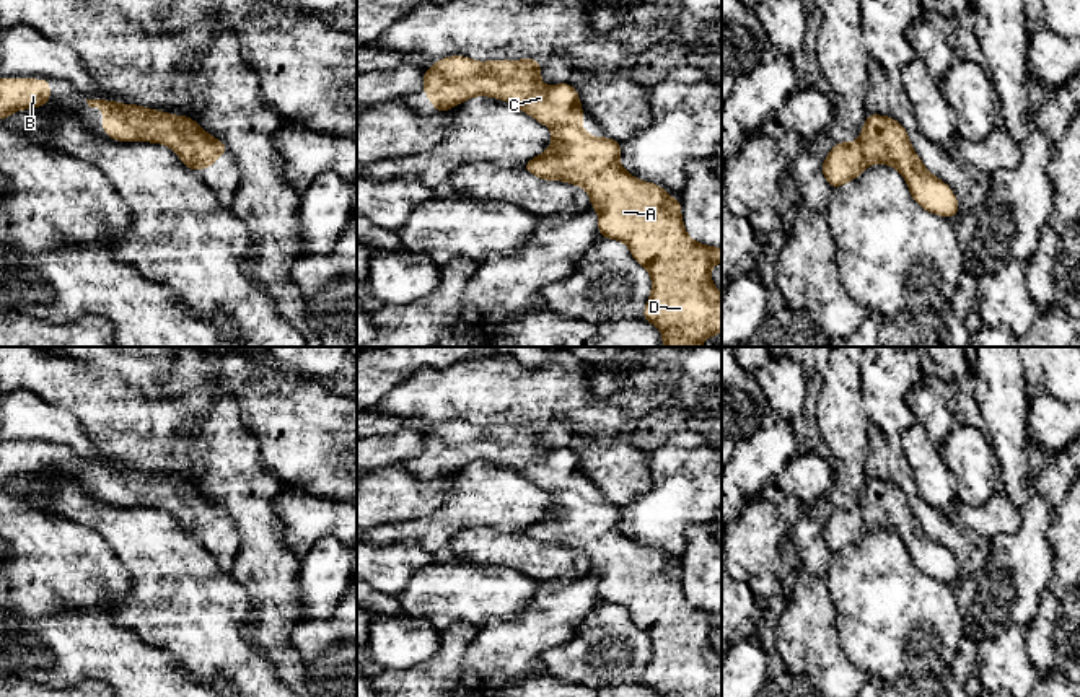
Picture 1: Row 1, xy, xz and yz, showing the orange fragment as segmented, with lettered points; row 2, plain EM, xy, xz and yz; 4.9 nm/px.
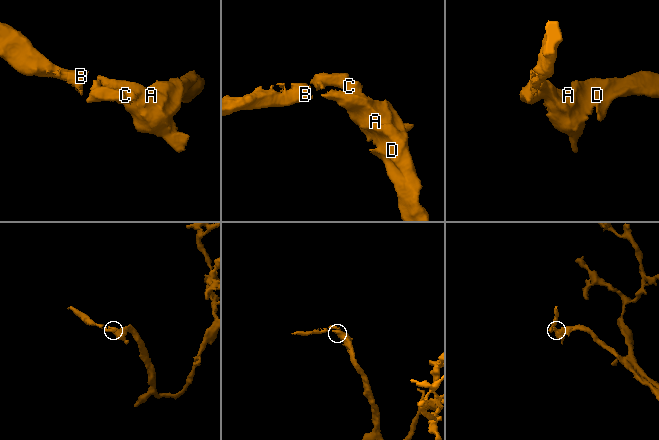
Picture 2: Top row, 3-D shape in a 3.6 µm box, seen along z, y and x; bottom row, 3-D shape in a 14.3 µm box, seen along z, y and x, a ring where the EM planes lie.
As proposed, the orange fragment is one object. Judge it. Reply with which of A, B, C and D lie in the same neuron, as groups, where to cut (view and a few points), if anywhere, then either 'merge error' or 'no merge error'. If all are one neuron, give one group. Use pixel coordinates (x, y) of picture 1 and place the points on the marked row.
A B C D | no cut | no merge error

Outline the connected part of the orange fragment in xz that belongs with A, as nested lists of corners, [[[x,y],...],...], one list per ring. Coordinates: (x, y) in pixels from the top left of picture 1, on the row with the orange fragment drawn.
[[[450,55],[424,72],[422,90],[433,101],[433,112],[453,109],[472,96],[490,96],[513,103],[539,124],[551,127],[551,145],[542,155],[526,161],[523,169],[544,181],[565,181],[588,192],[591,208],[599,215],[601,238],[626,243],[634,261],[652,275],[652,295],[643,308],[643,319],[660,329],[663,347],[700,347],[705,339],[722,332],[722,293],[710,277],[710,269],[722,262],[722,248],[689,238],[679,199],[671,199],[661,186],[627,173],[619,164],[619,142],[609,137],[595,138],[580,127],[585,111],[570,83],[544,86],[541,62],[536,59],[476,62],[464,55]]]

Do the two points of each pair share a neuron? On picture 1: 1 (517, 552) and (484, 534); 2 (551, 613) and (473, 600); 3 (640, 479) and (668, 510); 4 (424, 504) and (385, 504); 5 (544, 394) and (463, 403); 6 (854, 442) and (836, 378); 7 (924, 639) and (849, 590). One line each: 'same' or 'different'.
1: same
2: different
3: different
4: same
5: same
6: same
7: same

